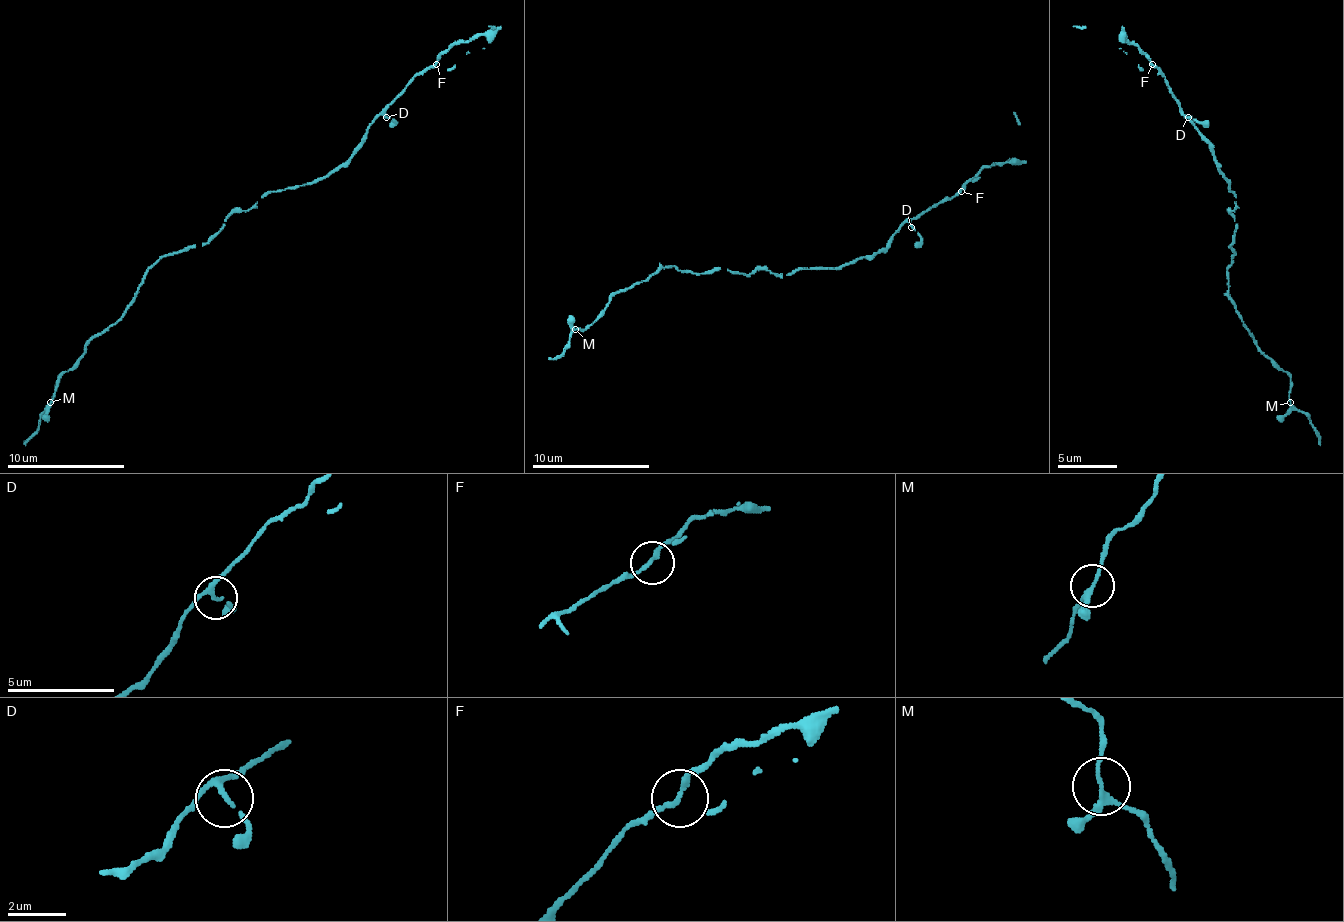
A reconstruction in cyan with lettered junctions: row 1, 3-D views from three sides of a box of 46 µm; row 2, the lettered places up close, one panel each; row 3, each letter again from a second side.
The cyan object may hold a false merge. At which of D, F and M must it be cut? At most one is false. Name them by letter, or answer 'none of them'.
none of them

